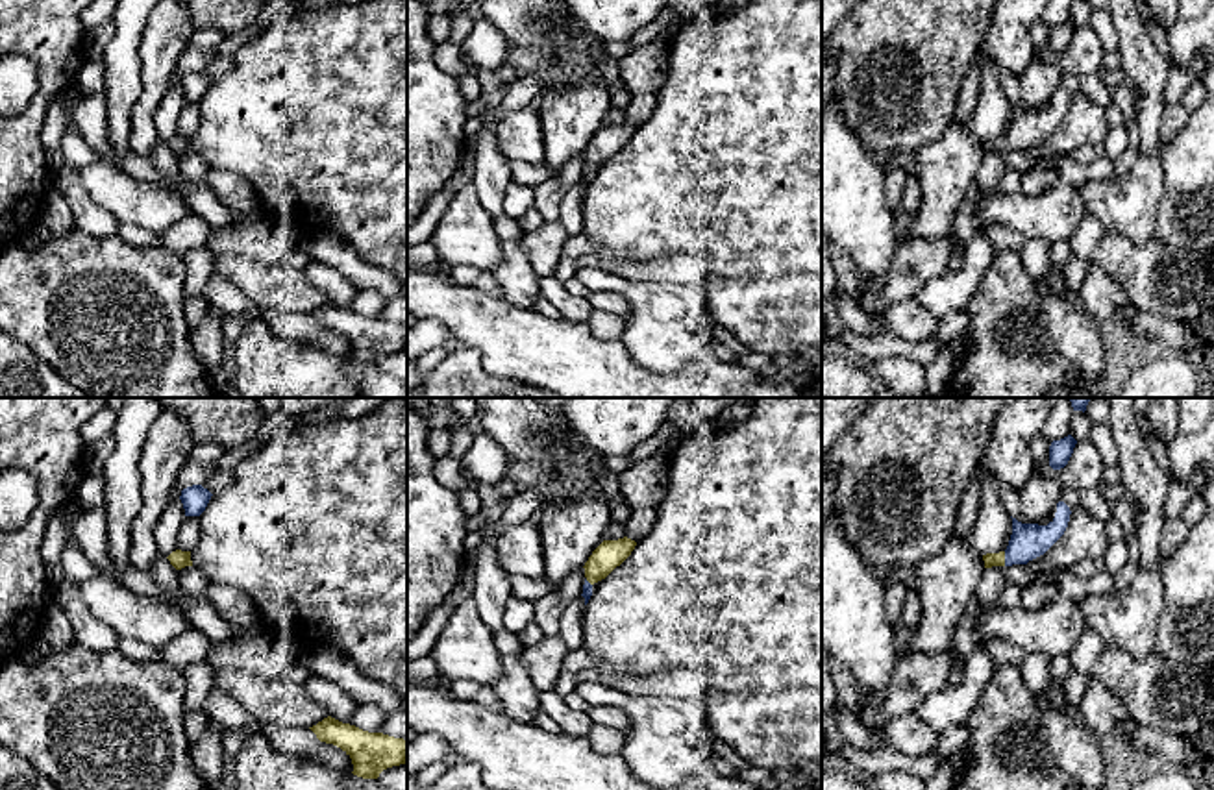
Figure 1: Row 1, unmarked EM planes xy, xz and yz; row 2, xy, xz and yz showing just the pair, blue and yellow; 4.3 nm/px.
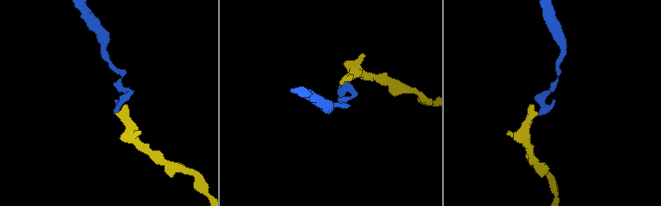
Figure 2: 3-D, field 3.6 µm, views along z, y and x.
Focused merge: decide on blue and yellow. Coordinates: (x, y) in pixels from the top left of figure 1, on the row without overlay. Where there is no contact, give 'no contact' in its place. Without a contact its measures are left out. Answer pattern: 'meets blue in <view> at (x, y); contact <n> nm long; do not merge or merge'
meets blue in yz at (1005, 145); contact 60 nm long; merge

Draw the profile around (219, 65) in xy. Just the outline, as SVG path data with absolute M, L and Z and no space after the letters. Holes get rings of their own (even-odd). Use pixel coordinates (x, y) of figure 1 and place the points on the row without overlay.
M215 56L204 68L200 68L204 74L207 74L211 80L224 76L233 68L233 57L231 56Z

